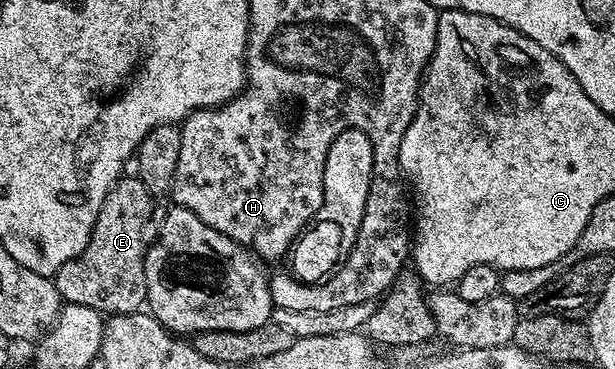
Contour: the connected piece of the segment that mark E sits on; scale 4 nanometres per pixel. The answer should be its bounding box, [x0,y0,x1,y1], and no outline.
[53,176,161,315]

